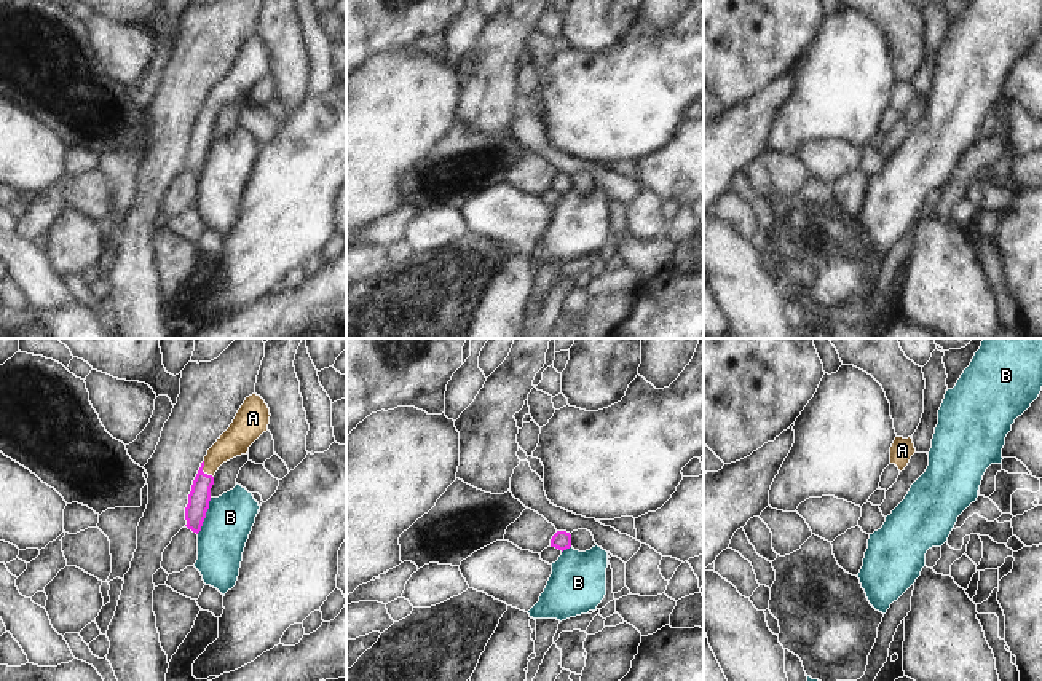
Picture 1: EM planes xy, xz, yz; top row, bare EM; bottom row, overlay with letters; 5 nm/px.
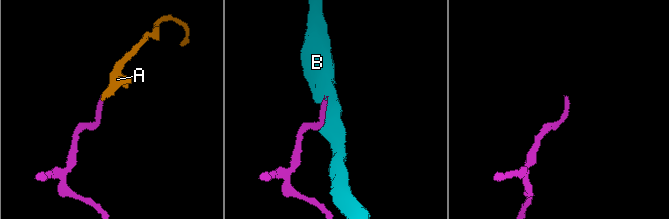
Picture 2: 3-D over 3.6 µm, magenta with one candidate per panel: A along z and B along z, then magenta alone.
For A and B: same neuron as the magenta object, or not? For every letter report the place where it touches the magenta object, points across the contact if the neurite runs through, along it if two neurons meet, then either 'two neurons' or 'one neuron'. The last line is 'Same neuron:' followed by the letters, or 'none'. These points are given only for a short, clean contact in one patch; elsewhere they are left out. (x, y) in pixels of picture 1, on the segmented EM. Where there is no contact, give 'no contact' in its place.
A: xy (201, 471) | across xy (198, 499), (201, 471), (238, 437) | one neuron
B: xy (205, 515) | along xy (211, 498), (203, 525), (197, 533) | two neurons
Same neuron: A

